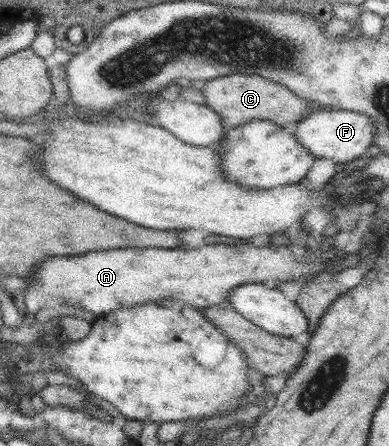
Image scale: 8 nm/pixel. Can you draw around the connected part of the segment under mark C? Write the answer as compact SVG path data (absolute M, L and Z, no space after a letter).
M232 74L206 80L203 84L205 104L222 118L224 128L233 128L247 121L266 120L280 126L293 126L317 109L317 104L298 97L285 85L256 75Z

